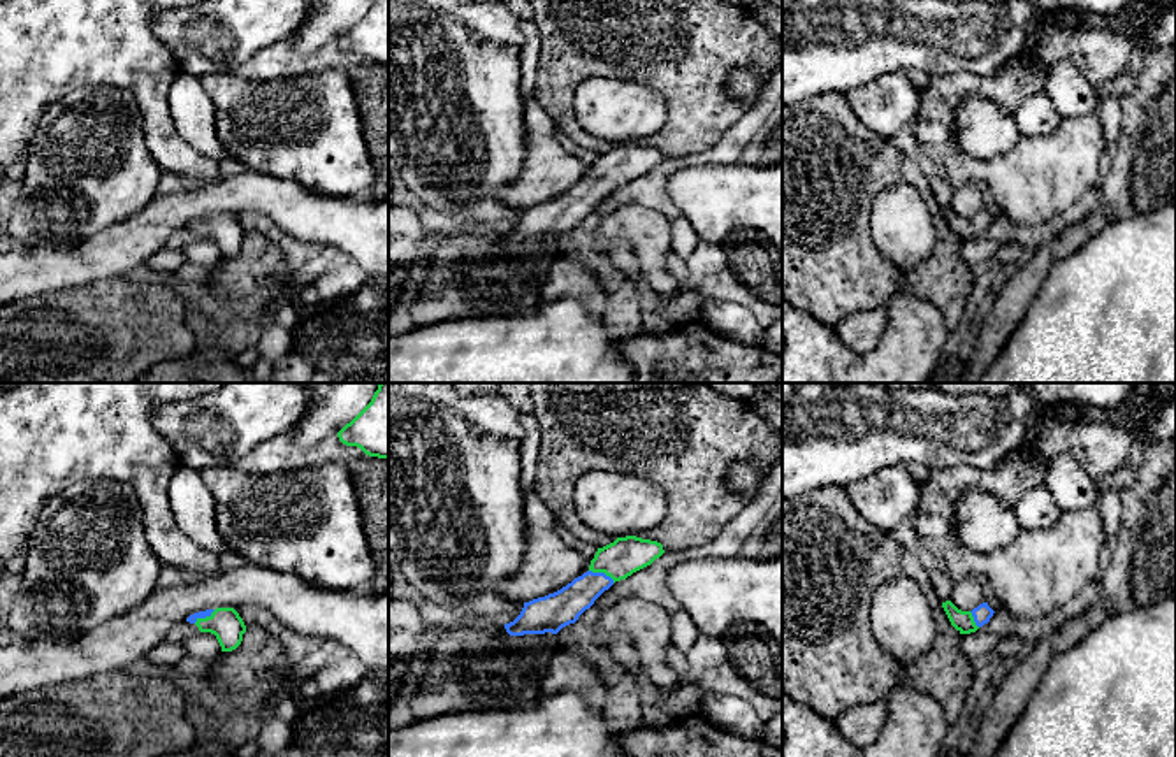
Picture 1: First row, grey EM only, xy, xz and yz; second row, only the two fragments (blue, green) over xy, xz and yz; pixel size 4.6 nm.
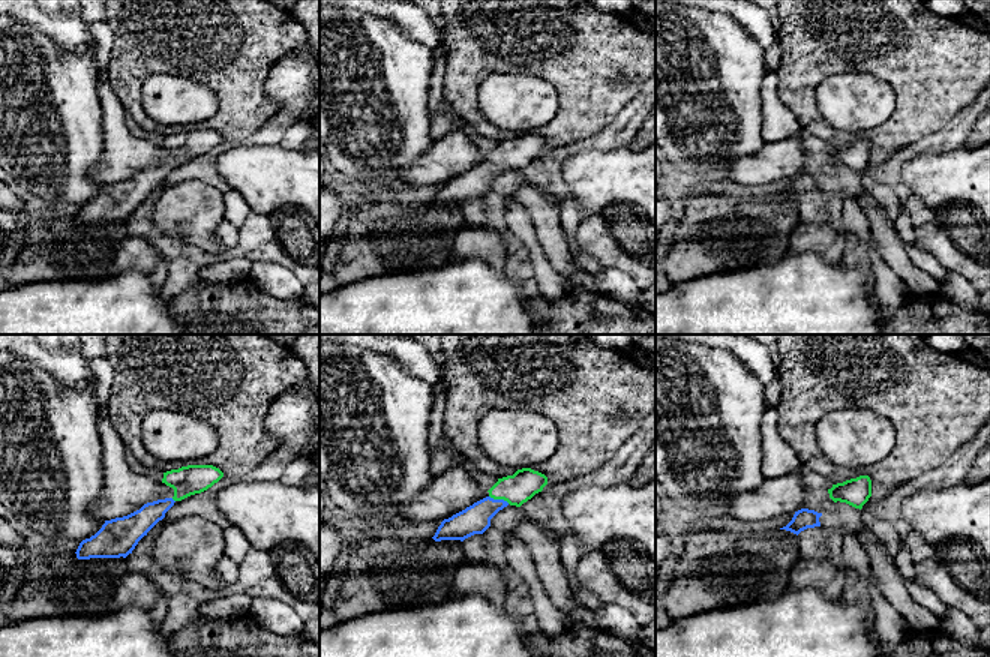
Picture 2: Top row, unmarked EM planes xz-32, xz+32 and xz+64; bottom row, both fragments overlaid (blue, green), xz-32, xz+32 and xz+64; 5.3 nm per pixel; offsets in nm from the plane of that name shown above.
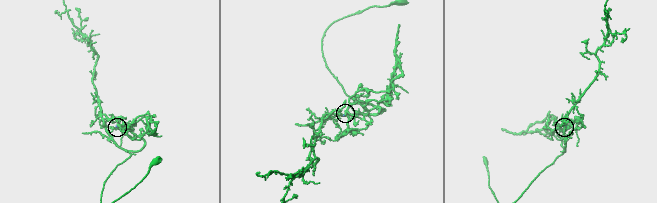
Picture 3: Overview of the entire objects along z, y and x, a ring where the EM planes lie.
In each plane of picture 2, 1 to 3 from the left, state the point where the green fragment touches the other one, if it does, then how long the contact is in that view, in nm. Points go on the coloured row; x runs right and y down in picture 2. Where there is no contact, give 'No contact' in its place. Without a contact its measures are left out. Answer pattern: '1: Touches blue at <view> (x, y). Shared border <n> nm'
1: Touches blue at xz-32 (173, 500). Shared border 30 nm
2: Touches blue at xz+32 (500, 500). Shared border 120 nm
3: No contact

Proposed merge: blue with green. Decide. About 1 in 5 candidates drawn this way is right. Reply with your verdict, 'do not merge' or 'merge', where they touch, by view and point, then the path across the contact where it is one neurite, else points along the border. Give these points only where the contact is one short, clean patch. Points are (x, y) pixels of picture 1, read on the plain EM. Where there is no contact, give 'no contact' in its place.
merge; contact xz (602, 180); way xz (561, 215), (602, 180), (623, 164)

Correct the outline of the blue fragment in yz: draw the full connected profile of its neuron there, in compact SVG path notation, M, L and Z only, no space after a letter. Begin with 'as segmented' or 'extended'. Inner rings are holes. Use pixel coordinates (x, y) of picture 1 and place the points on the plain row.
extended; M951 207L942 209L942 214L951 228L951 232L960 241L970 241L976 239L979 234L990 228L993 223L993 216L988 213L988 209L979 211L972 218L962 218L958 216Z

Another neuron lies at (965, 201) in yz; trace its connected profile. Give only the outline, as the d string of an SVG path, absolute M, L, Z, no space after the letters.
M976 183L955 186L951 193L951 209L962 218L972 218L984 209L983 195Z

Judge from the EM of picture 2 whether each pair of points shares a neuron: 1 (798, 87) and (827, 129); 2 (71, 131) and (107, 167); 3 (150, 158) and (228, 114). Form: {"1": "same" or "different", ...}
{"1": "same", "2": "different", "3": "different"}

